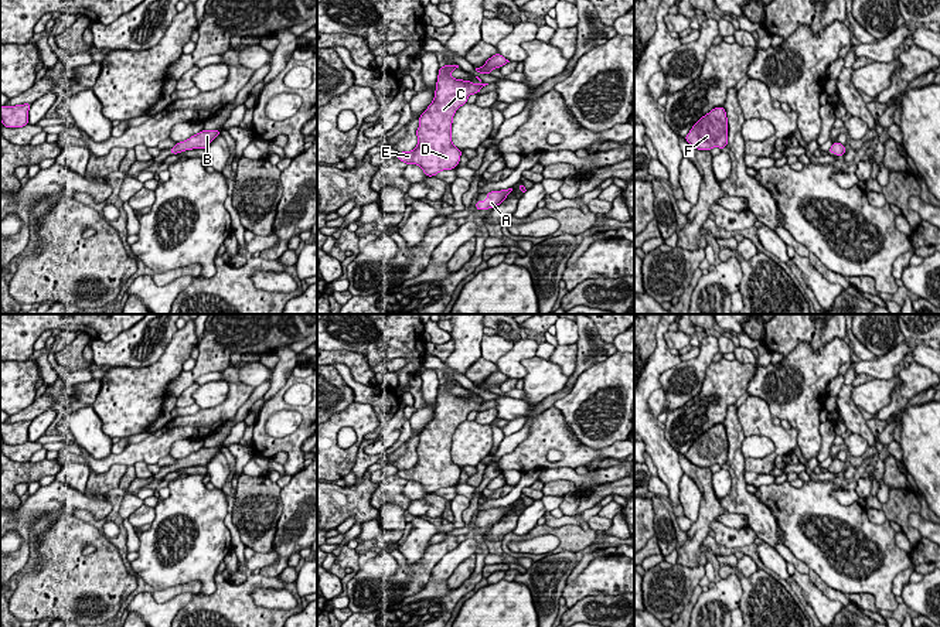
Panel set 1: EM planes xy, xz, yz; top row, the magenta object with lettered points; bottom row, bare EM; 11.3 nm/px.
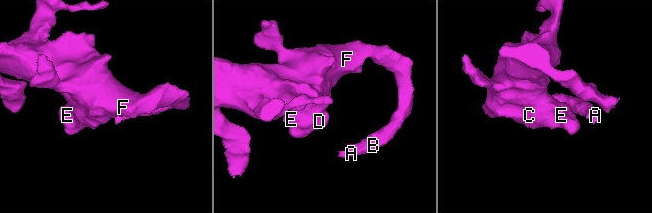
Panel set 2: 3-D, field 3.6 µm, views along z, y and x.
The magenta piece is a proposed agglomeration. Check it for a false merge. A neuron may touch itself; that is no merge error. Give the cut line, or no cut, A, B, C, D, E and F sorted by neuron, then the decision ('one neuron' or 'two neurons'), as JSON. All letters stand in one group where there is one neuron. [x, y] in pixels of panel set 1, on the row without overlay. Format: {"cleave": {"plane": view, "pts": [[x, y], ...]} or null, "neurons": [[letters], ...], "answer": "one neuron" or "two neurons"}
{"cleave": null, "neurons": [["A", "B", "C", "D", "E", "F"]], "answer": "one neuron"}

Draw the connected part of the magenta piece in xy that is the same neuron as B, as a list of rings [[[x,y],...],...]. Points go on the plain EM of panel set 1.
[[[201,447],[198,451],[194,451],[184,459],[178,459],[174,464],[170,466],[170,470],[178,471],[180,468],[193,466],[207,466],[210,460],[219,451],[219,447]]]

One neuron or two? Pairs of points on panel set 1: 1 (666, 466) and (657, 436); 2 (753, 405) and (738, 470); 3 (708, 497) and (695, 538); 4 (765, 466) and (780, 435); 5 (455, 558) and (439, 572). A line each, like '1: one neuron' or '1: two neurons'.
1: one neuron
2: two neurons
3: one neuron
4: one neuron
5: one neuron

